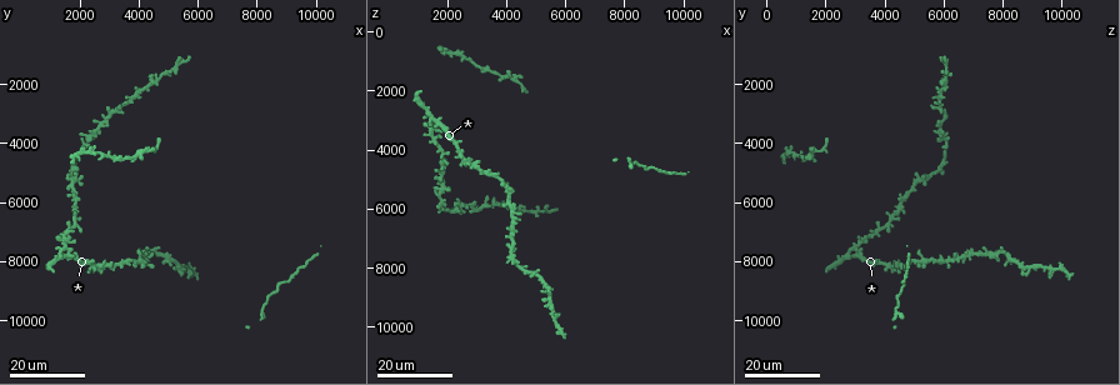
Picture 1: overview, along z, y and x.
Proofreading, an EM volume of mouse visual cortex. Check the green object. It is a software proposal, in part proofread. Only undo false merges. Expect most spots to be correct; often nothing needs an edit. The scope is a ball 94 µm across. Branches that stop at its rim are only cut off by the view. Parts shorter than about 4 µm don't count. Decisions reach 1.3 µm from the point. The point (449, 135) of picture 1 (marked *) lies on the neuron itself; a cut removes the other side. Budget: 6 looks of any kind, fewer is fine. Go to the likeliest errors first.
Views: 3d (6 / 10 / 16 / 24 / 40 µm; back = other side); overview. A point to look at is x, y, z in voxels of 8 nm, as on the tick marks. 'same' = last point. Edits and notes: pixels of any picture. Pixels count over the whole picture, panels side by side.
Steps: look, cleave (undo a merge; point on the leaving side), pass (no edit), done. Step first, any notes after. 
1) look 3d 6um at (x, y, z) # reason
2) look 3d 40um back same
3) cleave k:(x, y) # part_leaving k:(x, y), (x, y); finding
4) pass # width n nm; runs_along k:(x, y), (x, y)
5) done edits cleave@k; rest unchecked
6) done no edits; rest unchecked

look 3d 16um at (3800, 4400, 1500) # three arms meet

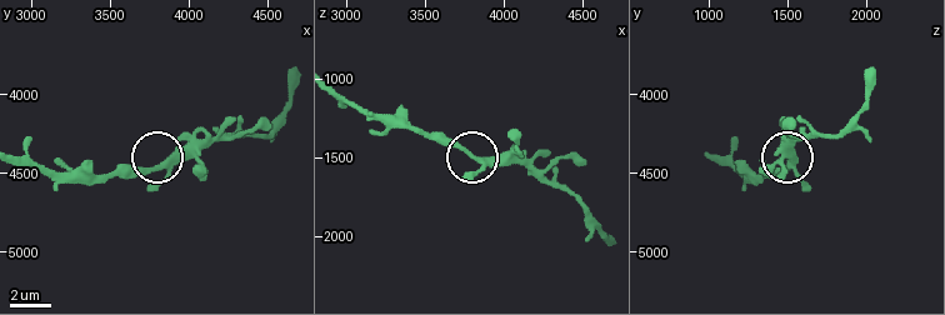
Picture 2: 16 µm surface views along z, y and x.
look 3d 10um at (3840, 4440, 1500)

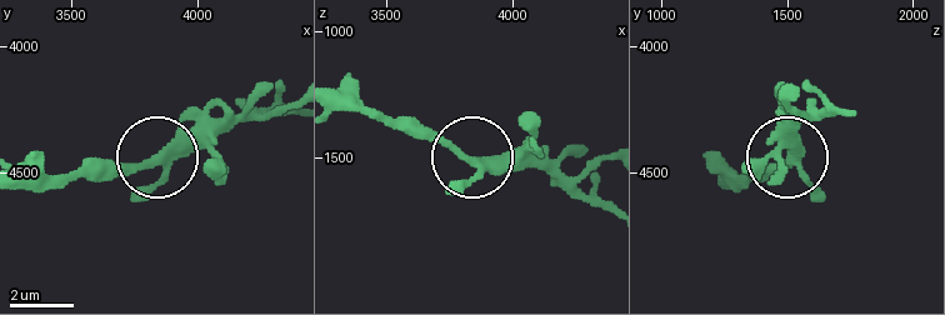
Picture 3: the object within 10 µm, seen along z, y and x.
pass # arms 3; one neuron here

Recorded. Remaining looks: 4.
look 3d 16um at (4200, 8100, 6100) # three arms meet

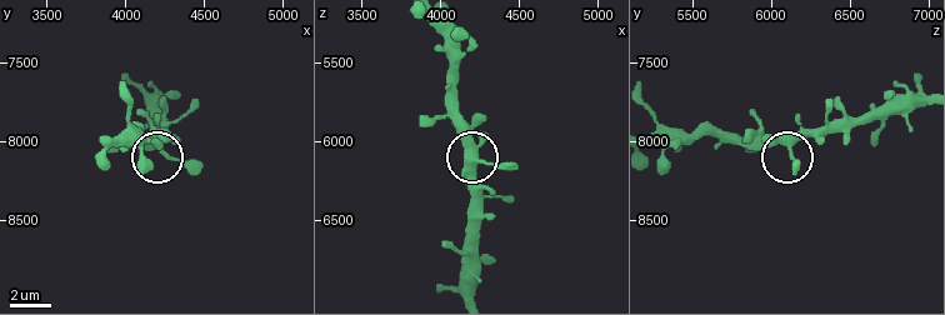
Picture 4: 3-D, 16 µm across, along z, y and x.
look 3d 6um same

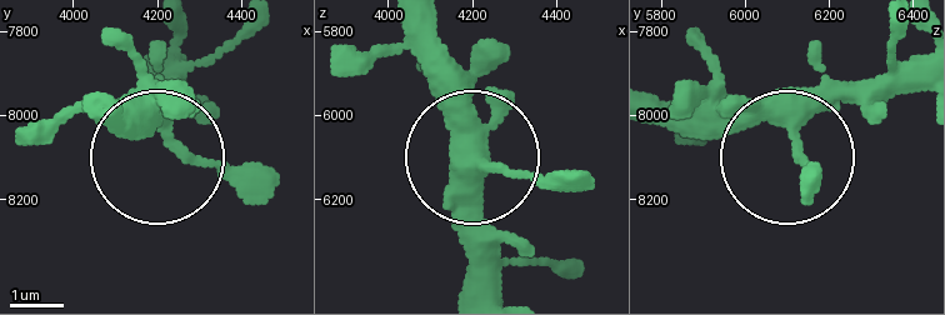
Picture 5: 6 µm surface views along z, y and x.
pass # width 300 nm; one neuron here

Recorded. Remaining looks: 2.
look 3d 24um at (4100, 8000, 5300) # branch point

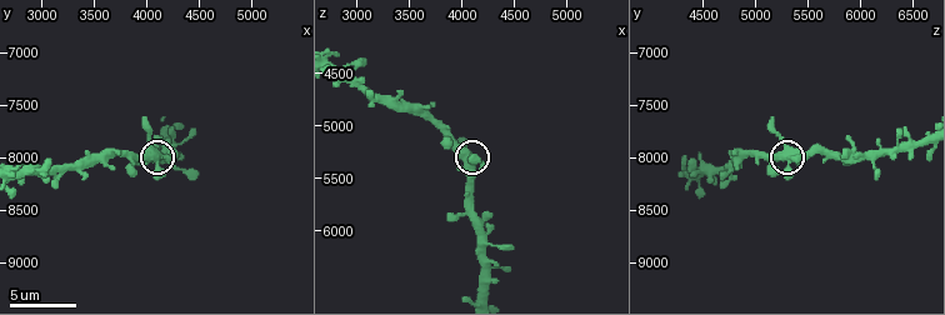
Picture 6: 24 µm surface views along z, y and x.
look 3d 10um at (4100, 8060, 5300) # zoom in

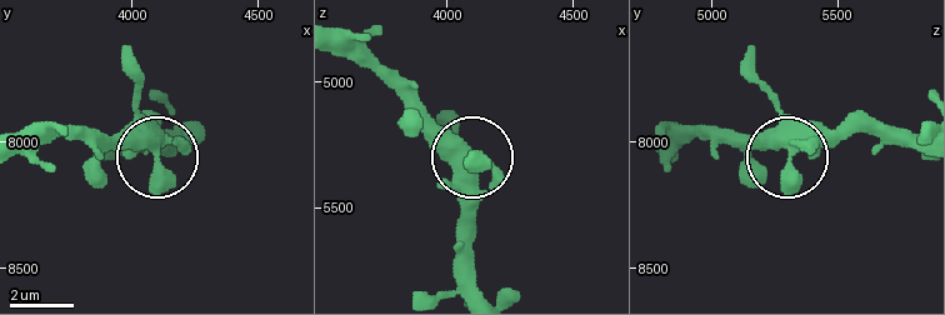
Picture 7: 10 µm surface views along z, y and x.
pass # all the same neuron

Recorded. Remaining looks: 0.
done no edits; rest unchecked

